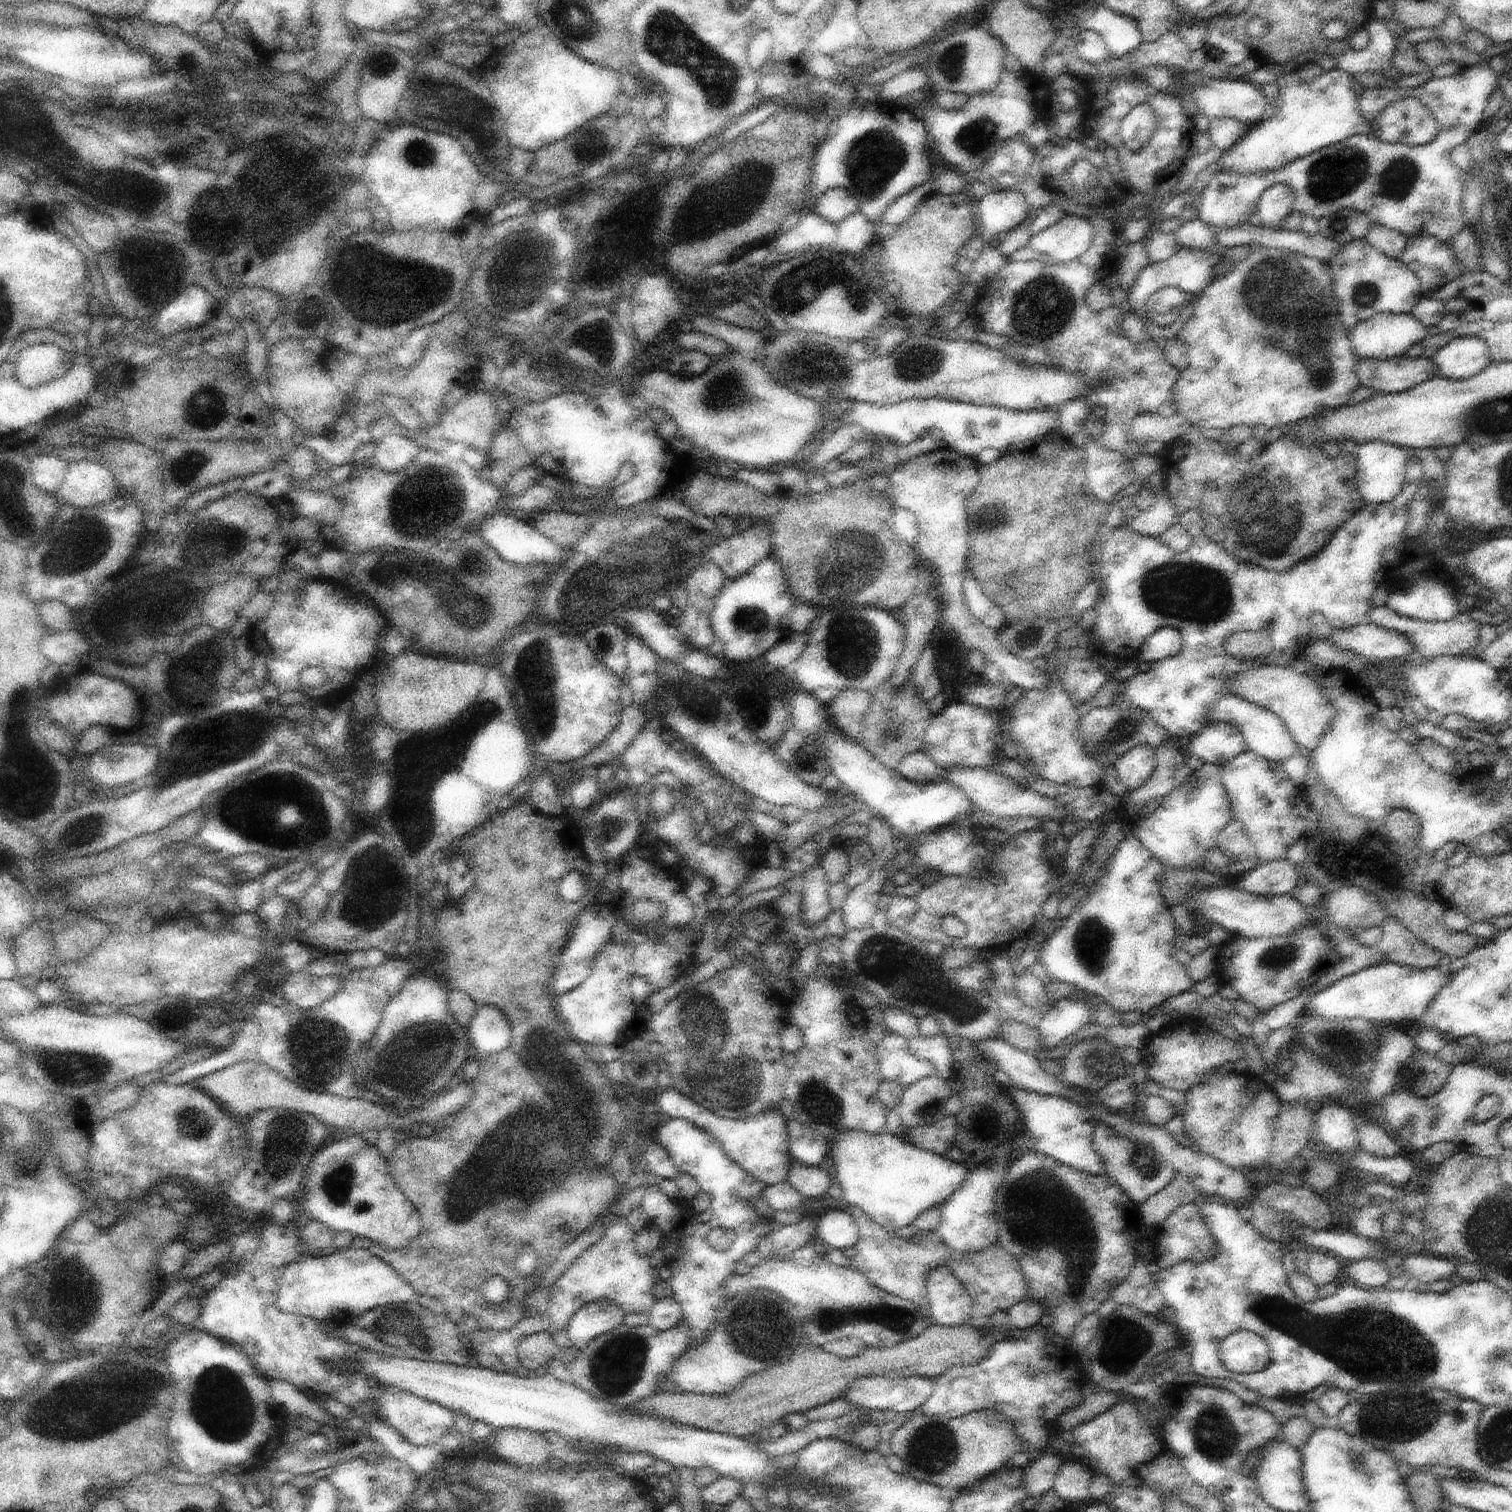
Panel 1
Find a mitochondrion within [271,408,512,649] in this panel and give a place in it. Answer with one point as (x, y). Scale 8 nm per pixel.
(480, 611)

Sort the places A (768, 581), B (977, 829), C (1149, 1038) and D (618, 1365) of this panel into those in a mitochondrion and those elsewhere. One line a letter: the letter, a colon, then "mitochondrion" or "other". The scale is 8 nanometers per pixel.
A: other
B: other
C: other
D: mitochondrion

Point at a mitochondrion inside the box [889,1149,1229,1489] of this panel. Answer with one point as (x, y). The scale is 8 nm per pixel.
(1080, 1244)

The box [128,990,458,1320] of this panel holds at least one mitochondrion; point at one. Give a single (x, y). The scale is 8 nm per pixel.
(314, 1051)

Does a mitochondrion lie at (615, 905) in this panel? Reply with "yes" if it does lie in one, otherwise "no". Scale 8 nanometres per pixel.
no

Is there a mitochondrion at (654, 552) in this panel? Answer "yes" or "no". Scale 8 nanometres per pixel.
yes

